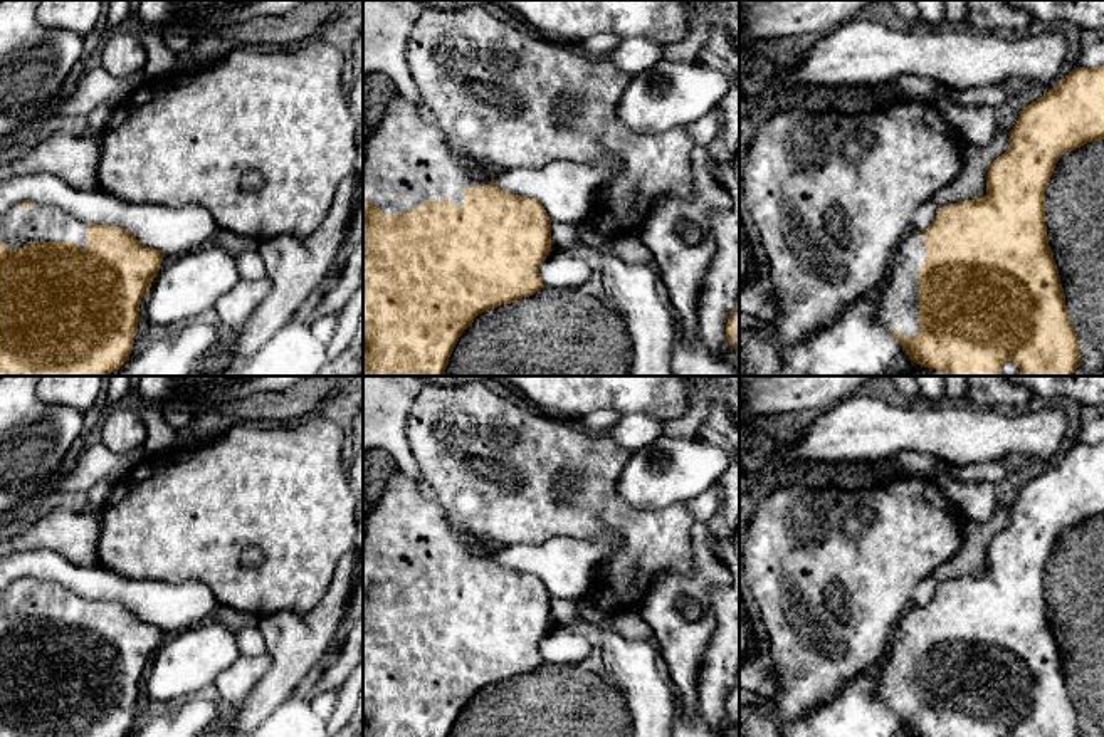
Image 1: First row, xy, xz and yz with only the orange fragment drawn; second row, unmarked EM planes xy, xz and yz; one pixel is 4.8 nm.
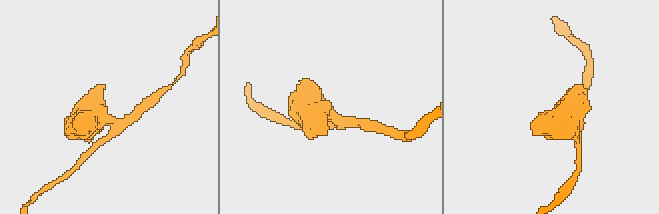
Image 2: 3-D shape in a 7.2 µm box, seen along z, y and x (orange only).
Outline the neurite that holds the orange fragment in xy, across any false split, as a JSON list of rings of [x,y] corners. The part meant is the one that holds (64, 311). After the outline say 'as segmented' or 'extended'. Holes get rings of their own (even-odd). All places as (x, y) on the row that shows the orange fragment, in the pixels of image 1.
[[[22,201],[0,213],[0,376],[109,376],[133,349],[139,304],[161,269],[163,250],[114,225],[86,223],[69,212]]]; extended

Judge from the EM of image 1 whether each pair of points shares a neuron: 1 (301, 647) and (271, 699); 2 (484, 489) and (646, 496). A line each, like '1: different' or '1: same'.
1: same
2: different

